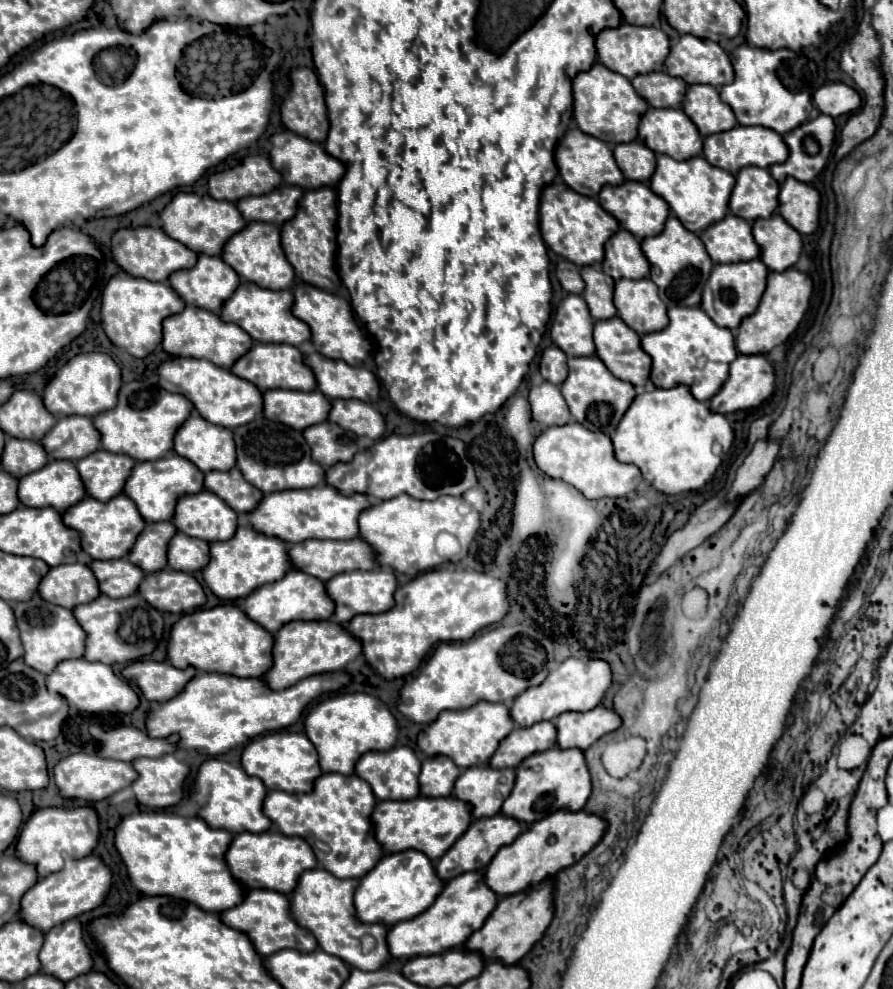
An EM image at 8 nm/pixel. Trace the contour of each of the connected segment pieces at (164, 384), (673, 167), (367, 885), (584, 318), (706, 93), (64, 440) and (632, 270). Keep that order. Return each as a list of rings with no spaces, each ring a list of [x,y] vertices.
[[[174,357],[174,359],[160,363],[156,369],[156,375],[158,375],[158,385],[162,389],[172,391],[172,393],[178,391],[180,395],[184,395],[200,413],[200,417],[214,425],[236,429],[244,423],[250,423],[262,411],[262,395],[260,391],[256,391],[256,387],[252,387],[252,383],[204,359]]]
[[[658,155],[658,159],[656,159],[656,171],[650,177],[650,189],[656,195],[660,195],[670,205],[670,211],[680,219],[680,223],[688,231],[696,231],[696,233],[702,231],[704,227],[708,227],[708,223],[716,223],[716,221],[720,221],[726,215],[726,211],[728,211],[728,199],[730,199],[730,193],[732,193],[732,183],[734,183],[734,177],[728,171],[720,171],[718,167],[712,167],[700,155],[698,157],[690,157],[686,161],[674,161],[668,155]]]
[[[408,849],[386,855],[360,879],[356,889],[356,919],[362,923],[382,923],[392,927],[398,921],[412,919],[426,911],[442,891],[442,885],[444,883],[438,879],[432,861],[424,853]]]
[[[568,295],[556,309],[550,335],[568,357],[582,357],[594,353],[592,327],[594,319],[588,315],[588,305],[584,299],[580,295]]]
[[[690,85],[684,95],[682,111],[692,119],[702,137],[728,131],[736,125],[732,109],[718,97],[712,85]]]
[[[60,417],[56,425],[40,439],[50,459],[76,461],[100,447],[100,433],[92,427],[90,417]]]
[[[618,229],[604,245],[606,255],[602,261],[602,271],[612,279],[644,279],[648,277],[648,261],[640,251],[640,241],[624,231]]]

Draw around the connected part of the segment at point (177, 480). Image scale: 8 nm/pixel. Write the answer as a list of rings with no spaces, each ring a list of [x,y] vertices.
[[[168,455],[156,461],[136,463],[130,477],[126,479],[124,493],[136,503],[144,521],[148,523],[150,521],[170,521],[174,517],[174,505],[178,497],[200,491],[202,479],[204,479],[204,473],[194,463],[190,463],[188,459],[180,455]]]

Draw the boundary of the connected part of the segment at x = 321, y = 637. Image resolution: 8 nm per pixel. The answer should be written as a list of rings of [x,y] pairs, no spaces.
[[[292,621],[292,623],[286,623],[274,635],[272,667],[262,679],[268,683],[272,691],[286,689],[306,677],[340,671],[360,653],[362,653],[360,641],[352,637],[342,625],[334,625],[328,621]]]

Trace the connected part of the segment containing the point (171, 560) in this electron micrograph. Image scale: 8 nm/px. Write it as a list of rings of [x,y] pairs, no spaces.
[[[176,533],[168,543],[168,565],[176,571],[194,573],[208,563],[208,543]]]

